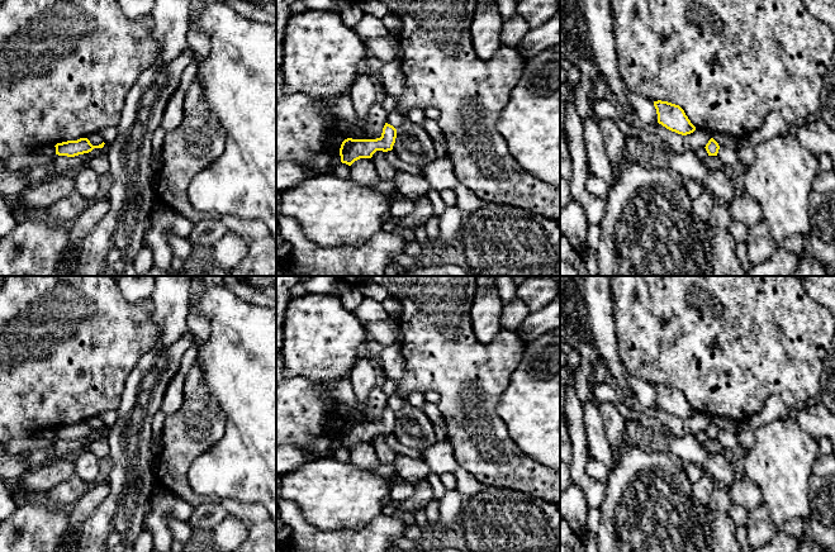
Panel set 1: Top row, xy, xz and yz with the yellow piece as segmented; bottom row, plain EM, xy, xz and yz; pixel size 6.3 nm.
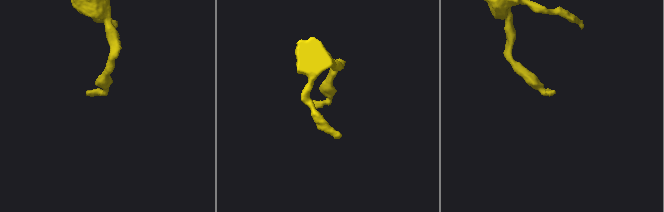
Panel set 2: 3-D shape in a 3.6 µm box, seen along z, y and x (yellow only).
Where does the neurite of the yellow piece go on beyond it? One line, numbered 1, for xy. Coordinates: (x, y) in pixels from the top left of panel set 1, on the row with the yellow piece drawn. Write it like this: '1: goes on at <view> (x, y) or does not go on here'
1: does not go on here

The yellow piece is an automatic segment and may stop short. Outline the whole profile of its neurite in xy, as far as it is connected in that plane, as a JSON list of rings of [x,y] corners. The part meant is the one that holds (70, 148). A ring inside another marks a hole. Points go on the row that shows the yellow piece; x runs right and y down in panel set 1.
[[[80,138],[77,141],[67,141],[62,143],[57,143],[56,147],[56,154],[58,156],[67,156],[67,157],[75,157],[79,154],[89,153],[94,148],[103,148],[104,142],[99,146],[92,146],[87,138]]]

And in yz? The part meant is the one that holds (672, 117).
[[[658,100],[654,101],[654,106],[658,114],[658,123],[666,129],[682,135],[691,134],[696,130],[696,127],[679,105]]]

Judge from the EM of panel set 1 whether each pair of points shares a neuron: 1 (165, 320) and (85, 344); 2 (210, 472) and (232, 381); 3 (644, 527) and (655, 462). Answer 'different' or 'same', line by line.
1: different
2: same
3: same

